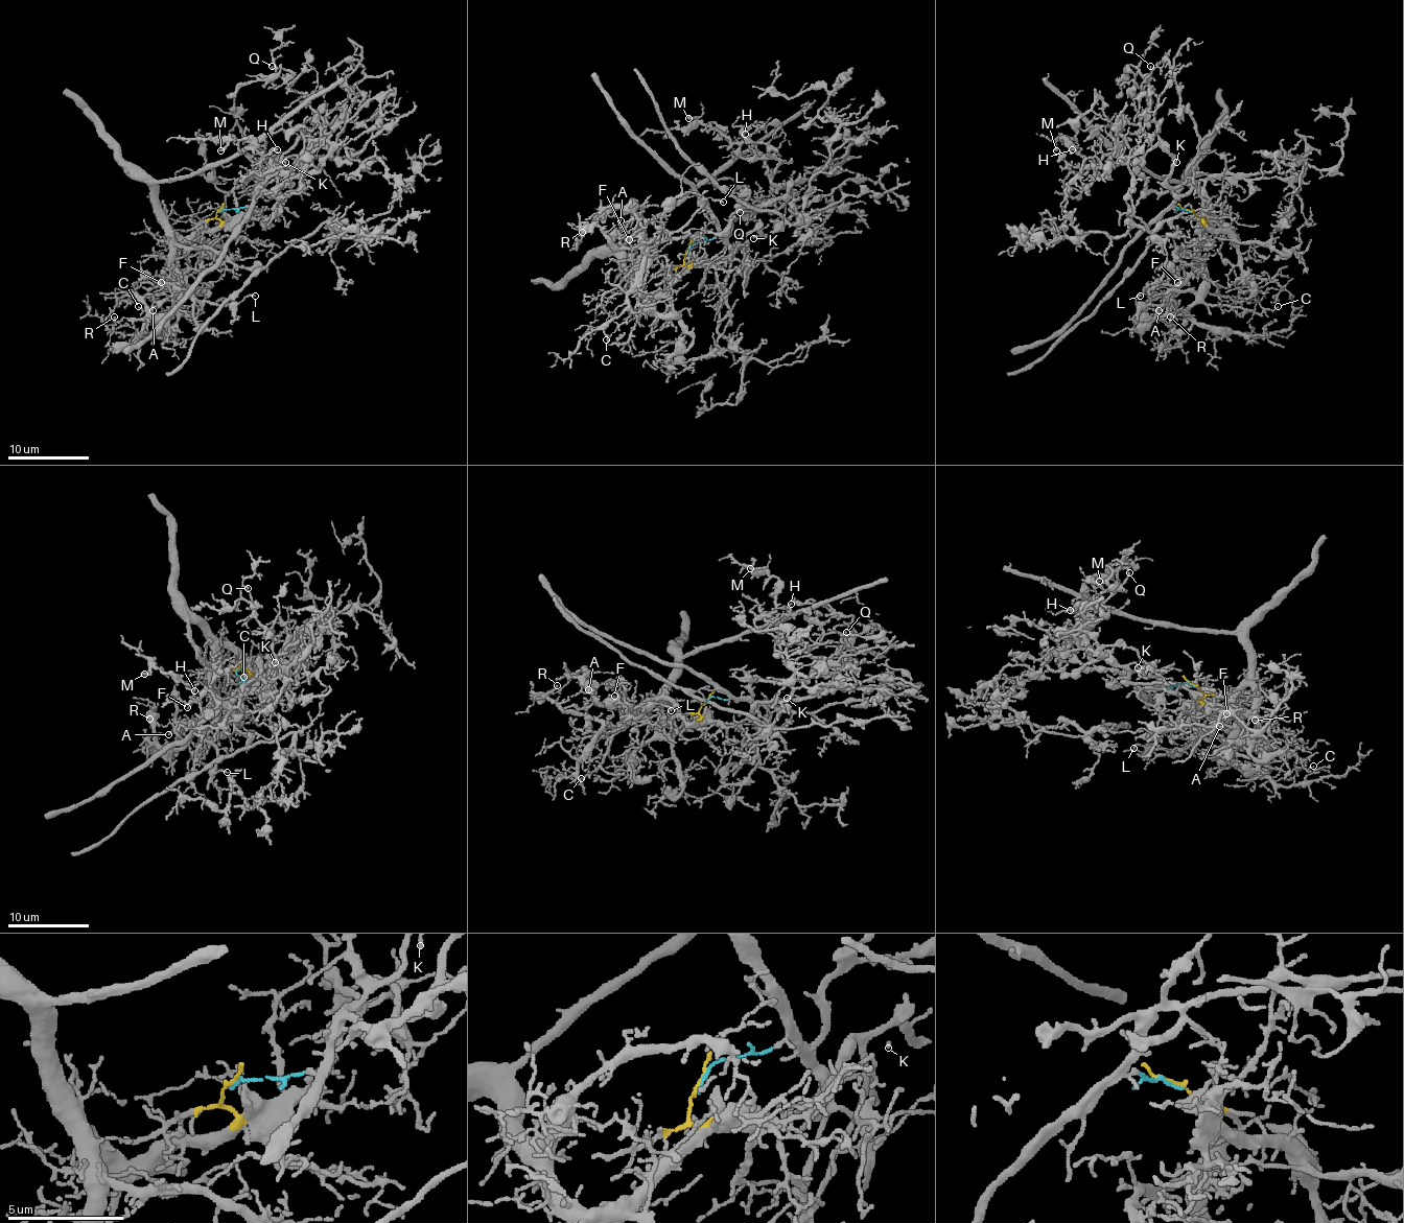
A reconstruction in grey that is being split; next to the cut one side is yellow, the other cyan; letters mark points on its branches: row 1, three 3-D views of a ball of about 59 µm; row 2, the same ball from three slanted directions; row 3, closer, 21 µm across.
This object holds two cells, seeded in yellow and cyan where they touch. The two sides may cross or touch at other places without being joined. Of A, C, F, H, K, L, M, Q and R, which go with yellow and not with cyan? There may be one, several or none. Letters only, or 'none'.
A, C, F, L, R

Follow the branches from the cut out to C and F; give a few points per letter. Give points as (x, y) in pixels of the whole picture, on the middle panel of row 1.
C: (687, 249), (687, 264), (672, 281), (668, 266), (641, 262), (647, 266), (646, 285), (635, 309), (607, 339)
F: (687, 249), (683, 261), (687, 264), (672, 281), (668, 266), (641, 261), (646, 251), (629, 238)

